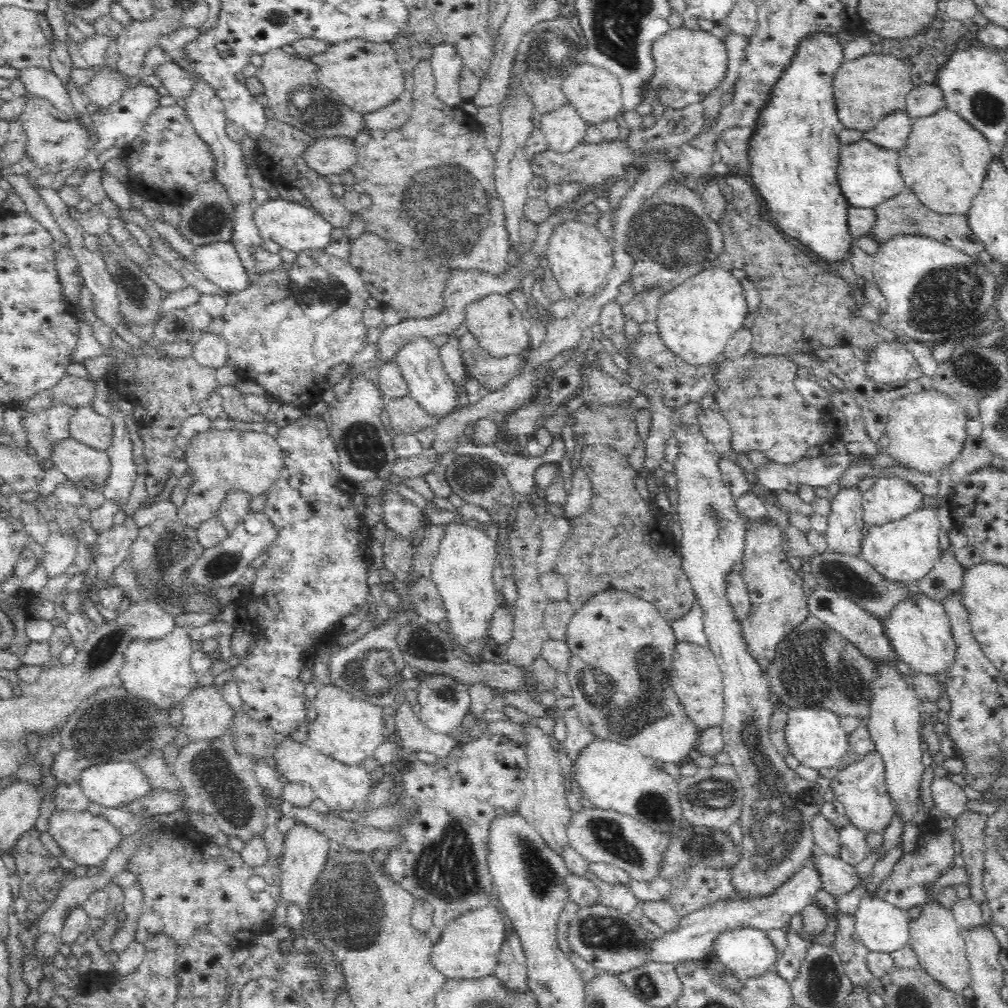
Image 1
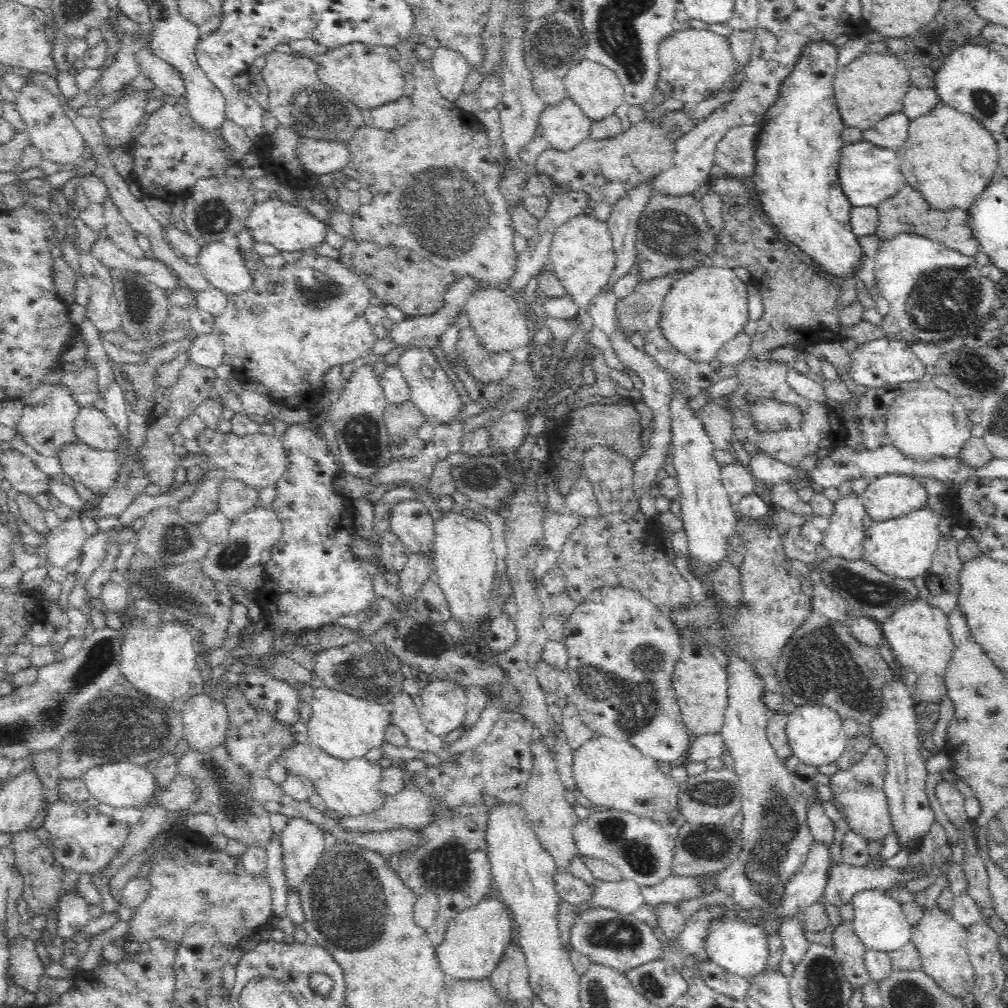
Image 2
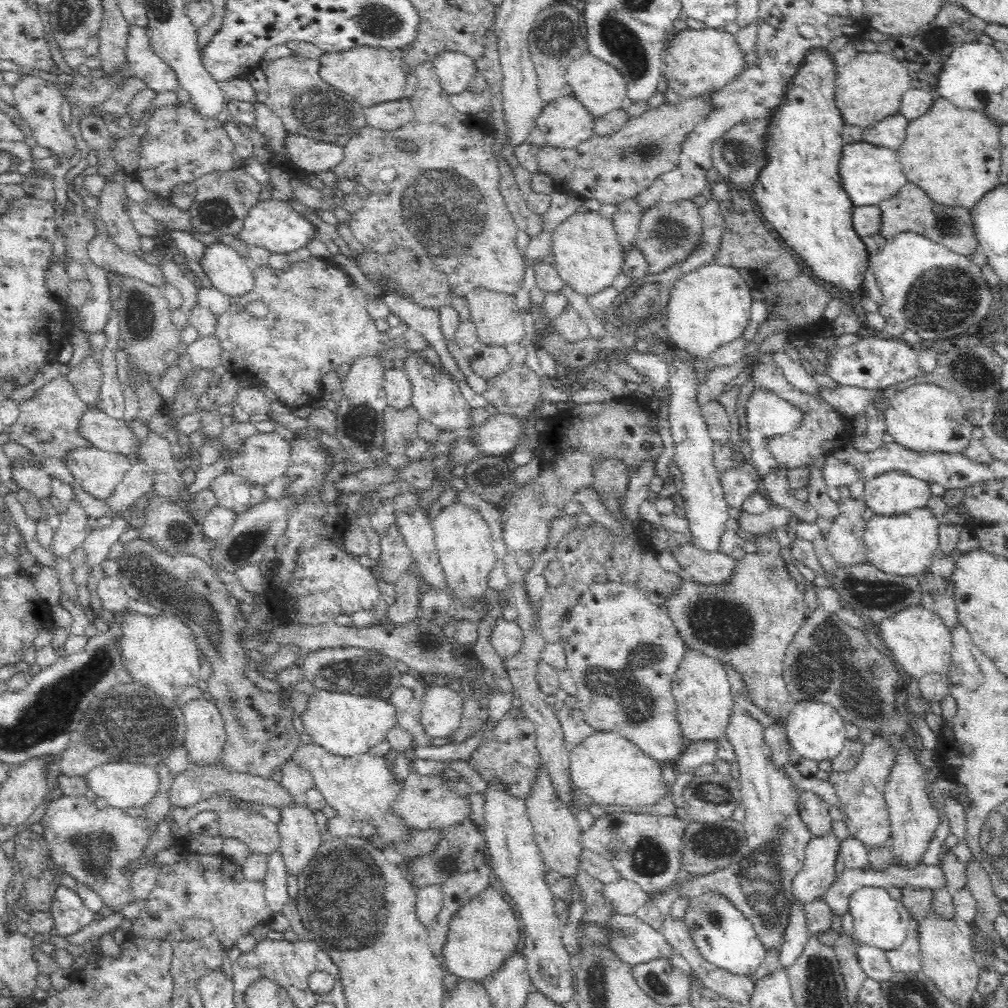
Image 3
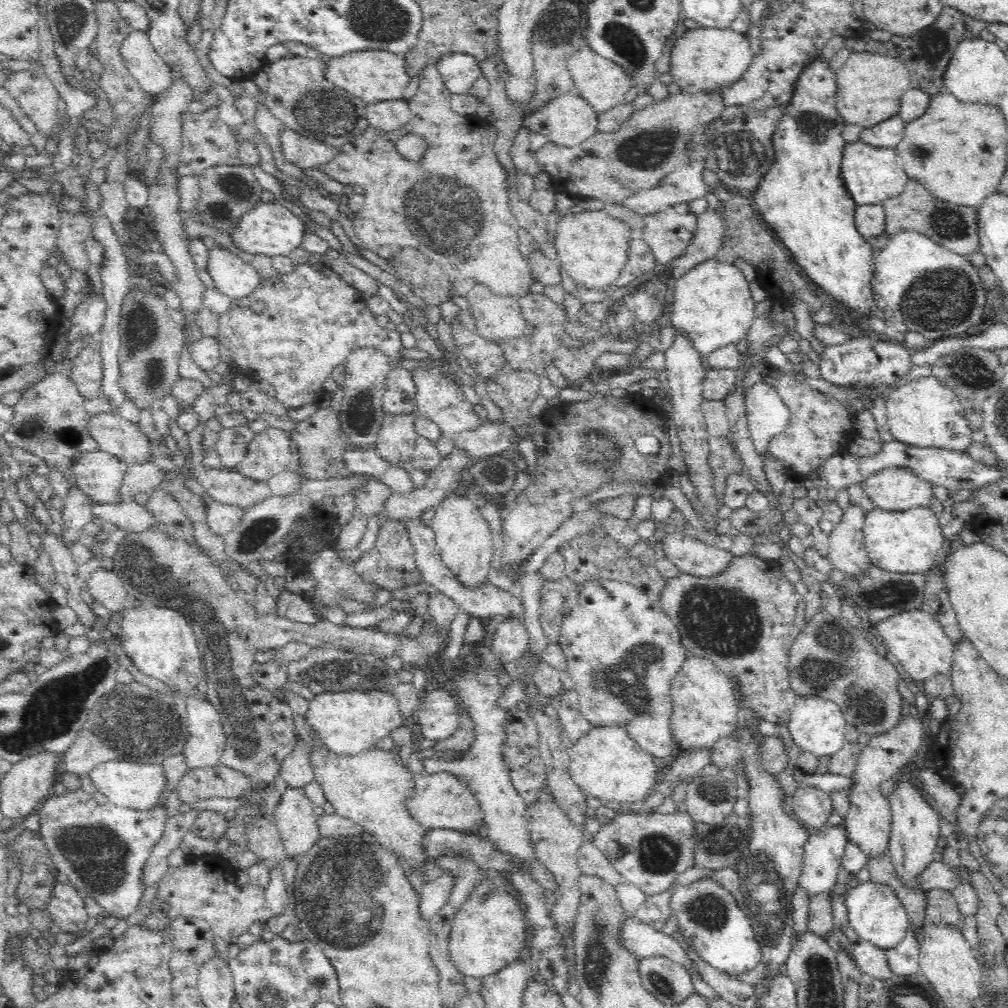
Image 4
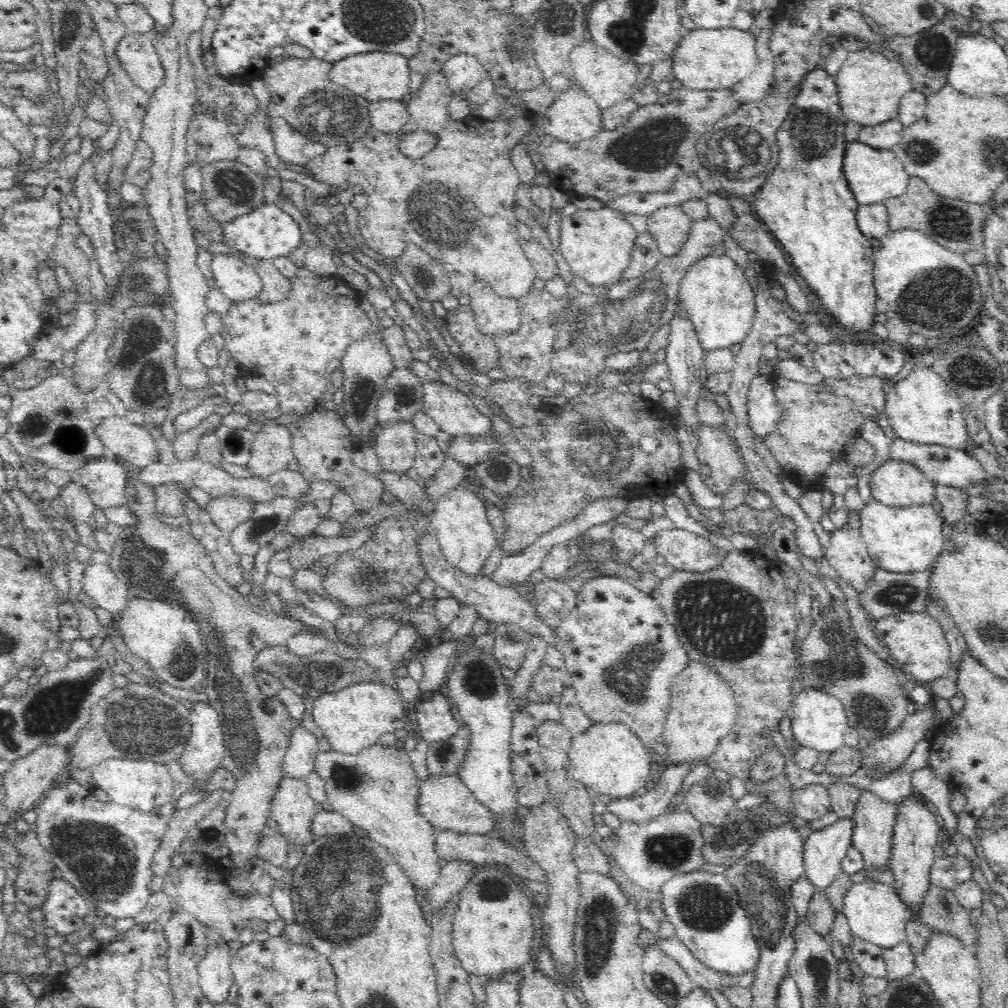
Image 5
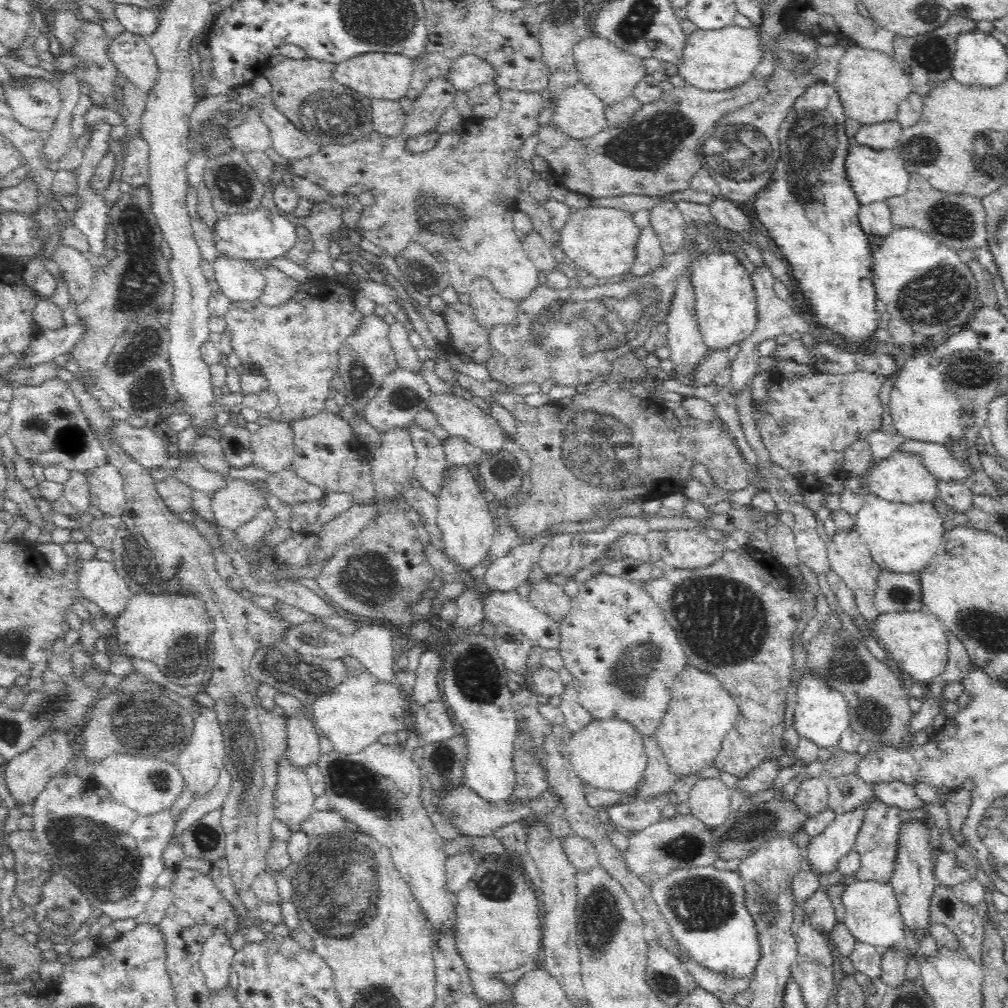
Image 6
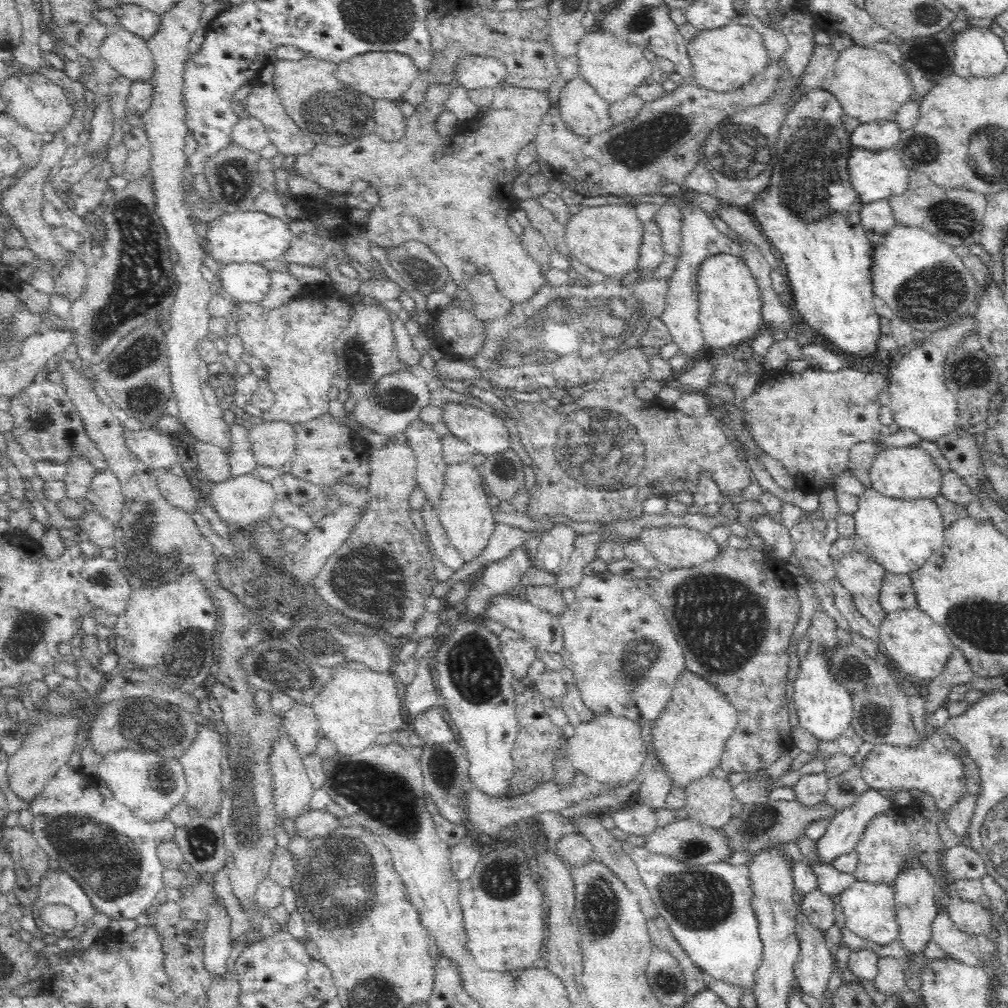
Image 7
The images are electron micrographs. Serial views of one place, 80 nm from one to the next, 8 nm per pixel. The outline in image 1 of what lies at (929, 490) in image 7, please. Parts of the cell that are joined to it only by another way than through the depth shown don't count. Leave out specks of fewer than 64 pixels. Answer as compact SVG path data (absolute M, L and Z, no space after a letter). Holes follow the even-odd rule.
M876 477L875 483L862 493L864 522L869 526L900 520L911 512L924 507L924 493L918 491L914 484L902 477Z

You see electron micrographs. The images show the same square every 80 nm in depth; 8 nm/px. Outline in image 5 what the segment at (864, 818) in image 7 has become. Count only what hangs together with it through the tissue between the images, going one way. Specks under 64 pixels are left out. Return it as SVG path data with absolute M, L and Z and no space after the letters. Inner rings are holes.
M852 817L839 819L804 841L803 863L805 875L818 890L824 891L841 872L841 860L853 846L856 821Z

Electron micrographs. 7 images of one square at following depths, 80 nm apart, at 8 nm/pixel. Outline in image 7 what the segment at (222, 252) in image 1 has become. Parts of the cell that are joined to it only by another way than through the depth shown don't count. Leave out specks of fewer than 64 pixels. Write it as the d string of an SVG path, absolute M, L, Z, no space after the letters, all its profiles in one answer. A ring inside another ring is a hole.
M235 263L227 266L222 265L218 271L218 278L222 290L230 294L230 299L233 302L262 303L268 292L270 292L270 288L272 288L271 272L262 264Z

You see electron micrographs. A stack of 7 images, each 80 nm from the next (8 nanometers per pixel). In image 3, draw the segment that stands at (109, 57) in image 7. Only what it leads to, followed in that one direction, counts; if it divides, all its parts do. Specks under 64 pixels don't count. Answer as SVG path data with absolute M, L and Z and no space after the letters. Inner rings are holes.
M130 25L125 55L133 76L142 80L146 88L157 93L180 88L174 69L151 49L145 28Z

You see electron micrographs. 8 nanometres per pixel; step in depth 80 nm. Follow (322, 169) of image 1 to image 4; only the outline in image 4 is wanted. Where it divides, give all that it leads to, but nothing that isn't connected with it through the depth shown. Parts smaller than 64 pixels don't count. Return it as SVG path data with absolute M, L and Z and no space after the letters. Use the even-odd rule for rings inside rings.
M284 127L280 132L280 153L288 162L302 169L315 169L320 164L332 160L338 154L339 148L334 148L321 141L310 140L300 135L292 128Z

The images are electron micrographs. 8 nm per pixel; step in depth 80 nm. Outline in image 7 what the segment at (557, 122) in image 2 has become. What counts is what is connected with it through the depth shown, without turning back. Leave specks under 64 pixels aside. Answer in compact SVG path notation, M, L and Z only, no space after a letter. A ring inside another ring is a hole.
M576 76L566 82L565 87L559 94L559 106L561 117L566 125L574 133L578 133L579 136L594 136L609 130L613 126L610 115L611 103L602 98L582 76Z

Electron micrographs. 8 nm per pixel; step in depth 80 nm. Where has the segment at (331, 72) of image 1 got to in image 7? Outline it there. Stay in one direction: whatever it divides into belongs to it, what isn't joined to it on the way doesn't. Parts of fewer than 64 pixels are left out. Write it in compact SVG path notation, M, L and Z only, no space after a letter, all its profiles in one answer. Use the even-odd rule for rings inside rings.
M374 51L356 55L350 60L338 64L335 75L339 81L353 86L356 90L371 96L373 99L397 101L410 88L418 78L420 71L415 62L402 54L394 51Z

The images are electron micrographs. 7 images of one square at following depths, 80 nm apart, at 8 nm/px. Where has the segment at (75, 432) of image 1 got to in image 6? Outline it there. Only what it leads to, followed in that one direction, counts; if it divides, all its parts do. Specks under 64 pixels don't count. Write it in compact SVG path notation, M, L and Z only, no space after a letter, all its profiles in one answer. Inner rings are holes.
M116 420L112 431L114 441L120 443L134 461L149 469L167 467L166 460L170 460L170 444L158 427L133 427L125 421Z

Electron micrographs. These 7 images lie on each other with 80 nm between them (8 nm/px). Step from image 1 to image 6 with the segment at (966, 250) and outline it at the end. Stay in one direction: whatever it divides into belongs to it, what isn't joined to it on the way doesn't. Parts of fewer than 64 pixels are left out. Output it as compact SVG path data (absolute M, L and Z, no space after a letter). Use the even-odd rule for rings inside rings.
M922 174L910 176L906 193L886 200L892 222L898 227L922 228L928 235L953 250L976 250L988 247L986 211L983 199L969 194L950 194L934 188Z

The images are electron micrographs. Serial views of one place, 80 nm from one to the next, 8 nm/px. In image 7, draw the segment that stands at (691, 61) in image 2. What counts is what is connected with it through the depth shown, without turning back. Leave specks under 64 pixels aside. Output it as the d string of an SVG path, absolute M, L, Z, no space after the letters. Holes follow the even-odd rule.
M732 22L722 28L699 31L687 42L695 84L713 91L733 91L748 84L771 62L761 32L750 25Z

